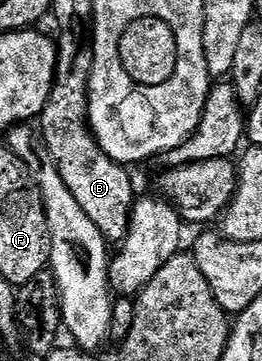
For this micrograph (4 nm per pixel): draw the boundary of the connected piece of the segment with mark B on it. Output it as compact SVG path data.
M86 28L84 32L62 32L56 37L57 65L53 71L53 89L47 98L45 108L39 117L39 135L45 141L45 148L53 165L59 170L63 182L67 182L67 190L75 194L75 202L83 206L83 214L99 226L106 241L120 242L129 233L129 219L133 213L135 195L133 196L133 180L128 176L126 165L116 162L99 146L89 126L89 79L93 69L93 30Z

